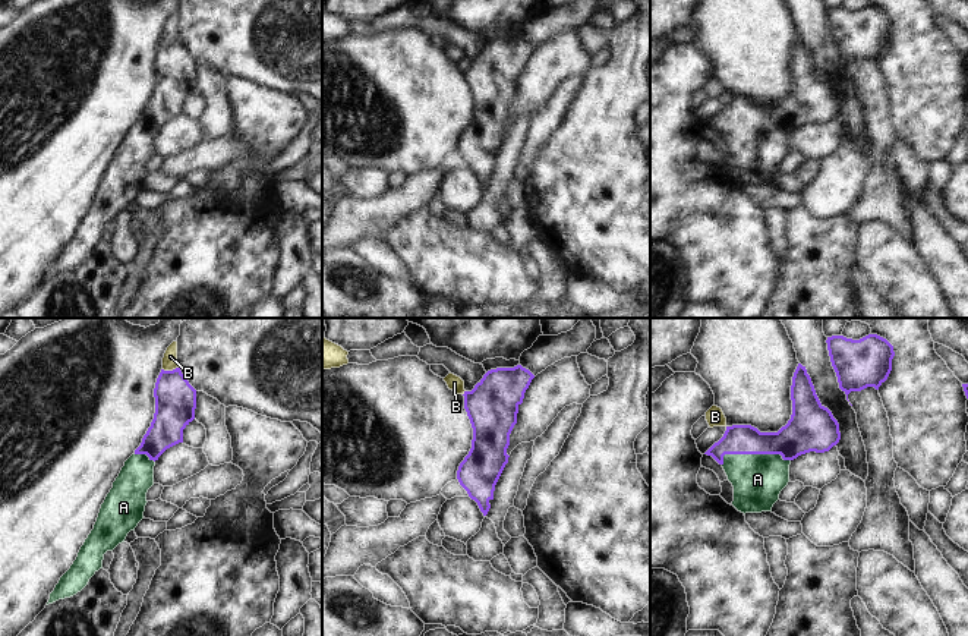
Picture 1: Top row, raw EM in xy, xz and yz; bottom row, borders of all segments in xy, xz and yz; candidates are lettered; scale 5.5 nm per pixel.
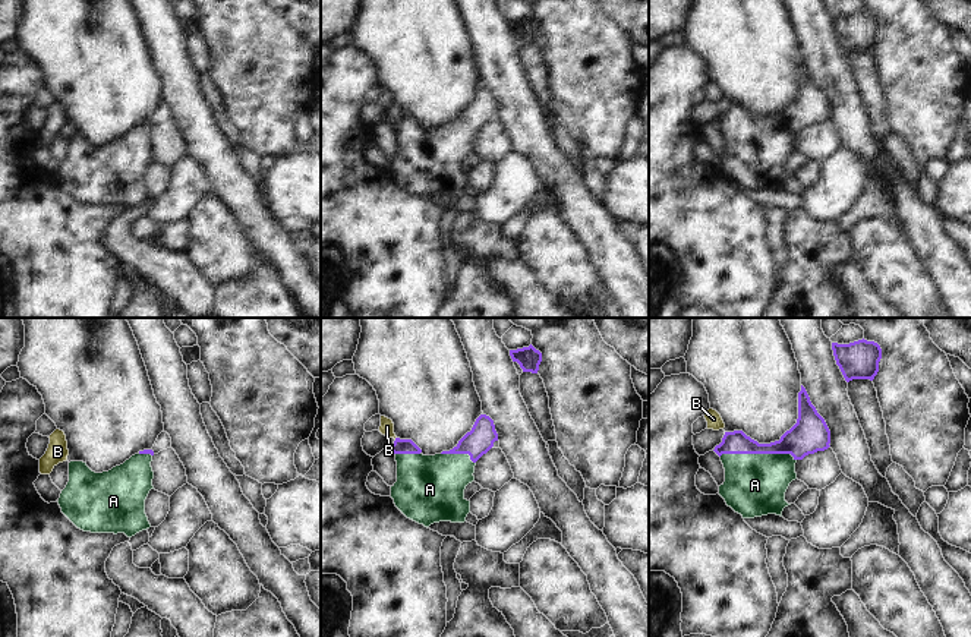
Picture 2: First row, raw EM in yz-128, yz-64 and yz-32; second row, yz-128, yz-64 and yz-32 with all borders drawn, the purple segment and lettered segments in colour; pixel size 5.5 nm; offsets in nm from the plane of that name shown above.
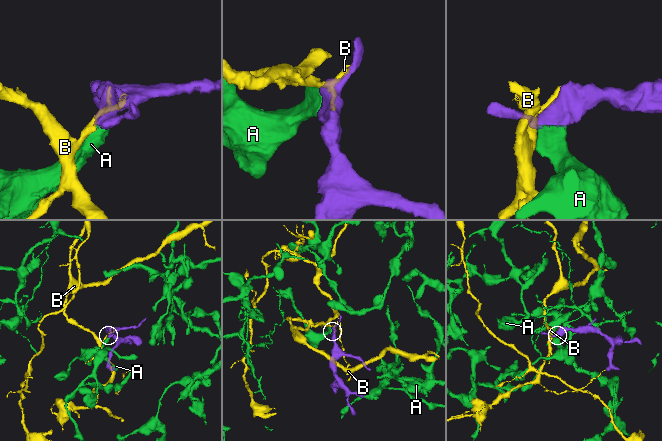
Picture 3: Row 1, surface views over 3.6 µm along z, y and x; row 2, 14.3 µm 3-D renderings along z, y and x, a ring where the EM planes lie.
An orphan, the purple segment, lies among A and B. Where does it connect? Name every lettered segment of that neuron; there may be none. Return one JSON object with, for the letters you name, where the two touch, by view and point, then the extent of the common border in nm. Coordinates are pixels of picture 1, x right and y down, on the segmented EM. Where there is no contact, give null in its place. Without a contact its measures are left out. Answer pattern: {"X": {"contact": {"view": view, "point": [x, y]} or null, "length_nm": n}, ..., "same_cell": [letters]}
{"A": {"contact": {"view": "yz", "point": [756, 453]}, "length_nm": 380}, "same_cell": ["A"]}

